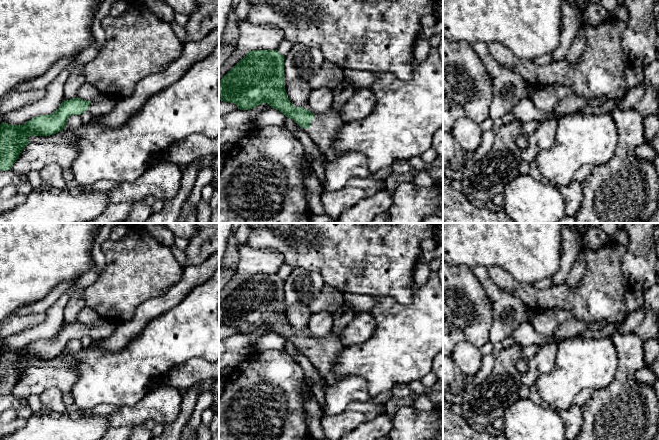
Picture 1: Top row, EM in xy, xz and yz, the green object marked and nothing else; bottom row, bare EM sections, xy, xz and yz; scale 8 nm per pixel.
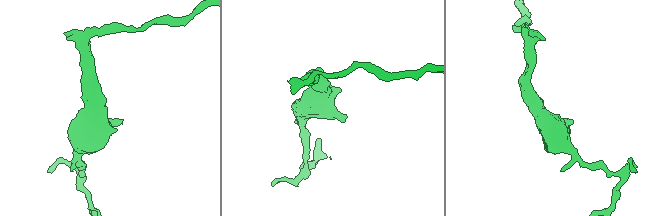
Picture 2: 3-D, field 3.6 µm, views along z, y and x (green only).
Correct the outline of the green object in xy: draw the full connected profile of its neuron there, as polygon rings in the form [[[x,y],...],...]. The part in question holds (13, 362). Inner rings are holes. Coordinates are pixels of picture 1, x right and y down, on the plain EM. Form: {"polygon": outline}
{"polygon": [[[97,319],[92,325],[73,322],[64,324],[58,333],[49,339],[32,342],[22,349],[0,349],[0,394],[10,394],[19,382],[22,374],[29,368],[29,360],[50,360],[65,353],[71,339],[81,339],[85,335],[104,339],[116,329],[117,323],[106,319]]]}

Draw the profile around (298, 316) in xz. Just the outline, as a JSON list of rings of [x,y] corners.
[[[301,303],[293,305],[287,312],[287,320],[296,332],[304,329],[310,320],[311,312],[309,307]]]

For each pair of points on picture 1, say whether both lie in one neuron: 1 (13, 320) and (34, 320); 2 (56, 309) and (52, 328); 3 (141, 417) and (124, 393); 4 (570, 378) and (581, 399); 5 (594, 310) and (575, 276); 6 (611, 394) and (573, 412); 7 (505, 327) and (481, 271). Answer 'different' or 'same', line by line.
1: same
2: same
3: different
4: different
5: different
6: different
7: same

